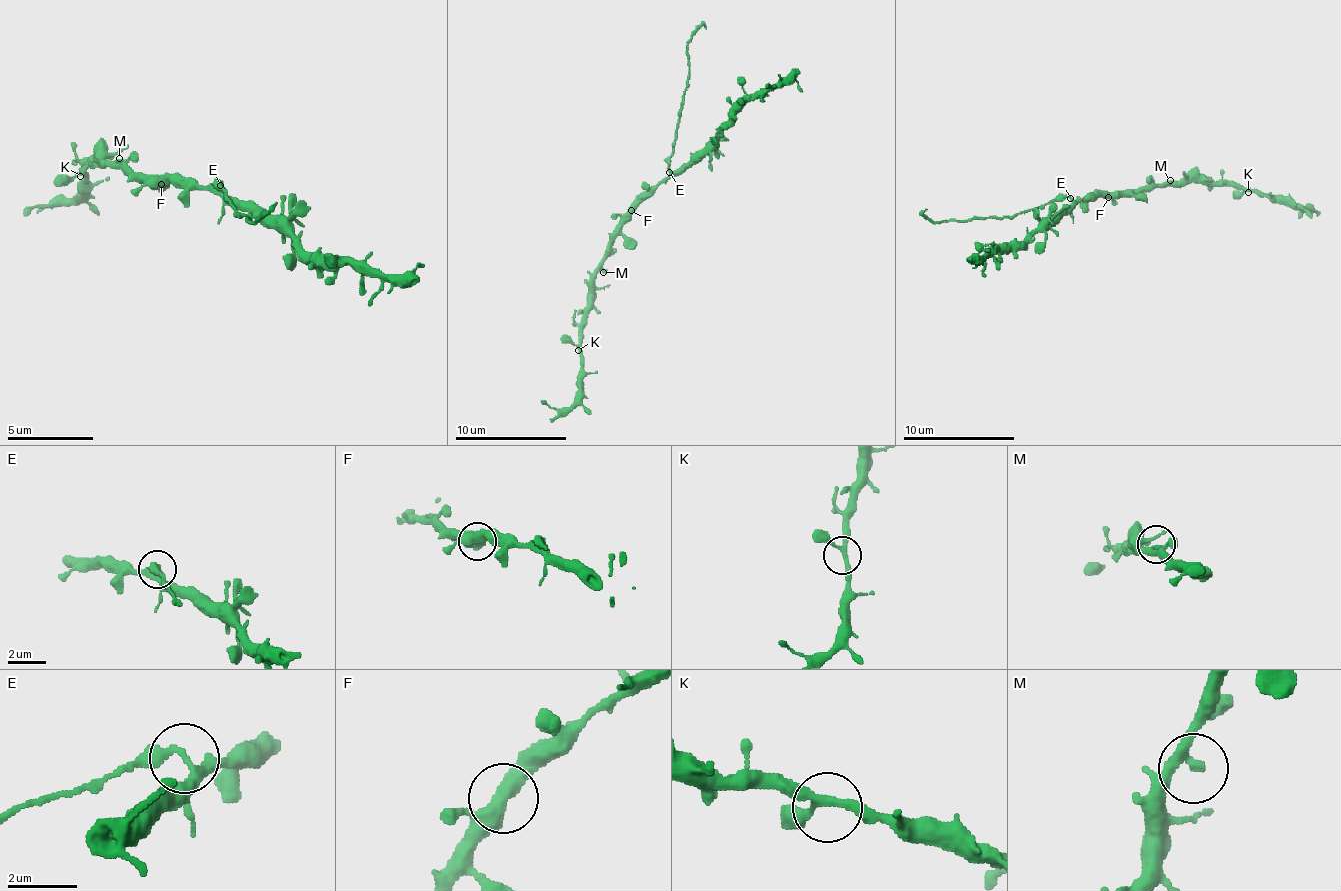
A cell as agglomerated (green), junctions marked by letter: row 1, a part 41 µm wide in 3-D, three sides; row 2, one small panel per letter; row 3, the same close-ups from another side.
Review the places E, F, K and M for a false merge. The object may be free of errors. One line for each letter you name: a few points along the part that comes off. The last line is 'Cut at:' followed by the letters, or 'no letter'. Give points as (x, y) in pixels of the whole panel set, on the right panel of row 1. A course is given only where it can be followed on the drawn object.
E: course (1069, 197), (1055, 197), (1011, 217), (936, 222), (924, 214), (927, 208)
Cut at: E

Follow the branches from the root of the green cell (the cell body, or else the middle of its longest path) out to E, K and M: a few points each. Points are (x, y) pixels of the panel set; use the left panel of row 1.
E: (157, 176), (161, 180), (196, 180), (217, 188), (221, 184)
K: (157, 176), (136, 176), (123, 167), (110, 167), (102, 158), (89, 163), (80, 176)
M: (157, 176), (136, 176), (114, 163), (119, 158)

